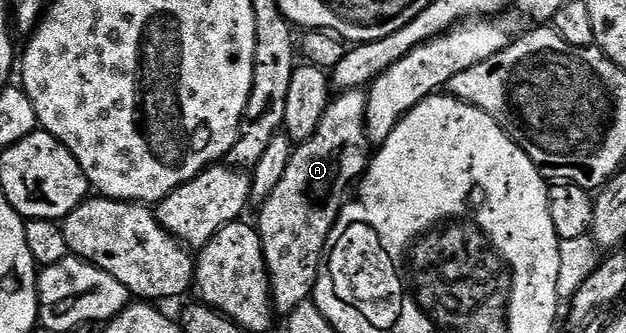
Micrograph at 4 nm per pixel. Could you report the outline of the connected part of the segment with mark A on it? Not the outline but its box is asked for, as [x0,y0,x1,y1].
[257,89,369,315]

